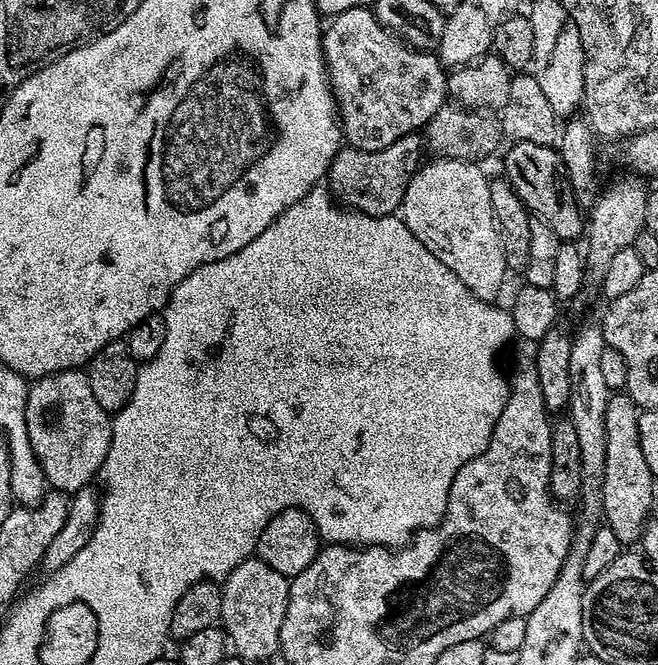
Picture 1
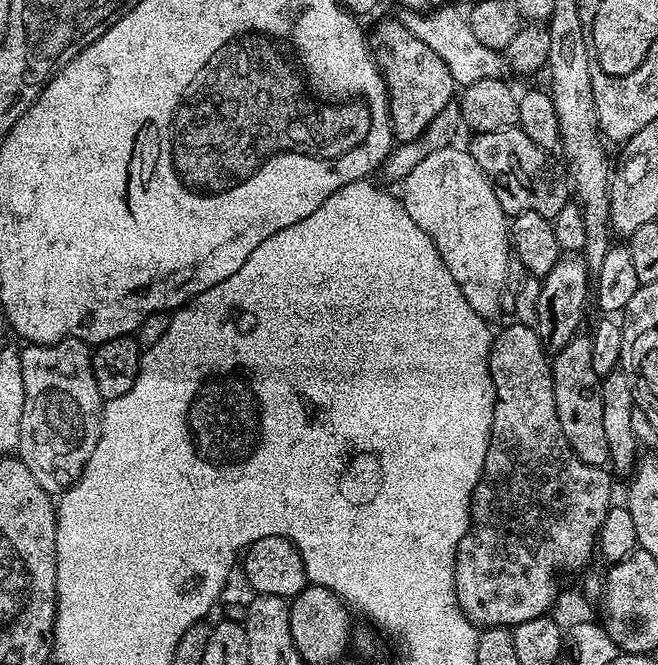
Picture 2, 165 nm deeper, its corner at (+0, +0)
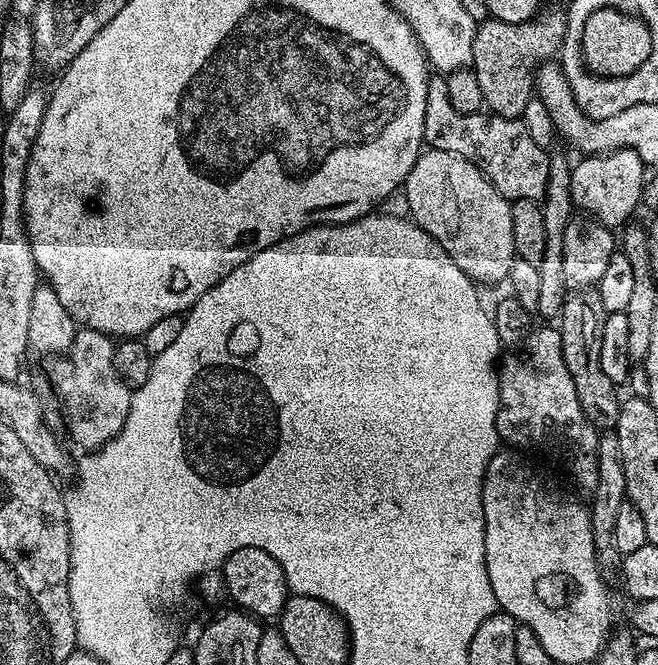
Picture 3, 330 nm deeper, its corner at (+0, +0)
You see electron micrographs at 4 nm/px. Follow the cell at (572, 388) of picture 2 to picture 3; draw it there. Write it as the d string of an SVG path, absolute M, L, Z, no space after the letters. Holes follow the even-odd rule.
M593 286L575 289L565 299L564 309L558 317L558 327L562 334L562 358L566 362L566 370L570 370L570 378L574 378L574 390L578 393L578 402L582 402L586 418L598 430L615 429L622 403L621 397L616 397L618 386L610 382L610 378L606 378L602 371L602 326L605 315L602 298Z

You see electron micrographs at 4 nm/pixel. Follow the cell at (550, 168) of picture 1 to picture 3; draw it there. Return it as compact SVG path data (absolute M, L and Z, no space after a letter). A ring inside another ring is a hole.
M443 75L428 77L426 90L426 122L424 123L424 143L428 148L437 148L458 154L476 165L488 180L510 202L530 198L543 201L548 185L549 153L530 134L526 134L523 119L494 116L487 110L474 114L458 114L450 102L450 90L446 90Z

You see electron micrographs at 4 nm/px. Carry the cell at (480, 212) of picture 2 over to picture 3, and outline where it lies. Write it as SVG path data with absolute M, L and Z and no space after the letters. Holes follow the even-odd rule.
M428 148L421 151L416 159L414 170L403 182L402 197L408 203L411 219L426 234L430 234L440 243L442 250L458 262L463 272L475 280L477 285L501 284L503 285L510 274L510 266L518 259L514 250L514 225L510 222L511 203L488 180L476 165L471 164L453 152Z

